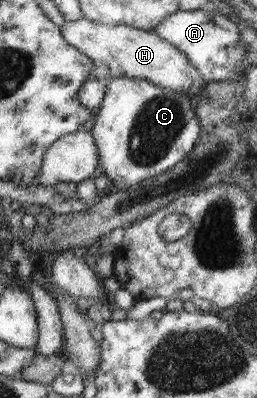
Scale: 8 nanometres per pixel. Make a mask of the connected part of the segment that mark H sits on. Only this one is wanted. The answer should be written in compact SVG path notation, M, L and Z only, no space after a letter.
M84 17L79 20L67 21L60 26L63 38L80 53L89 57L94 64L105 64L108 71L108 78L139 78L155 83L161 88L179 92L185 96L196 99L202 92L202 88L206 84L202 79L201 73L195 68L178 48L157 36L153 31L141 30L127 25L103 25Z

